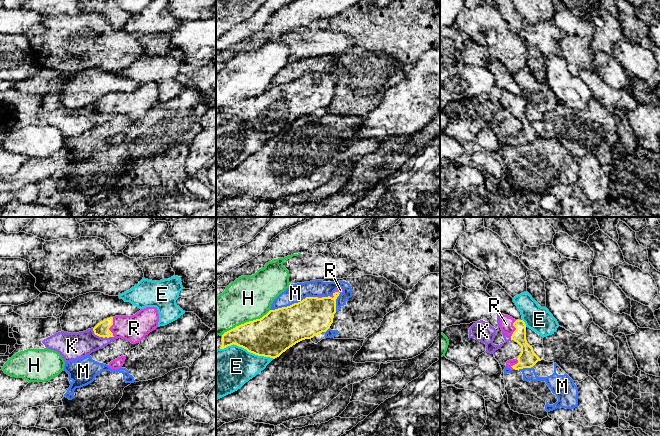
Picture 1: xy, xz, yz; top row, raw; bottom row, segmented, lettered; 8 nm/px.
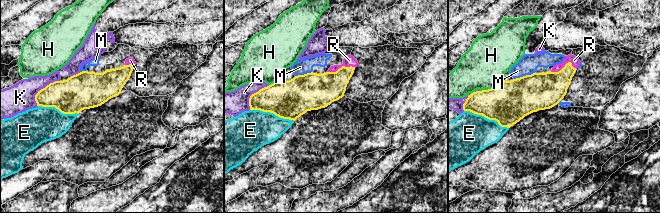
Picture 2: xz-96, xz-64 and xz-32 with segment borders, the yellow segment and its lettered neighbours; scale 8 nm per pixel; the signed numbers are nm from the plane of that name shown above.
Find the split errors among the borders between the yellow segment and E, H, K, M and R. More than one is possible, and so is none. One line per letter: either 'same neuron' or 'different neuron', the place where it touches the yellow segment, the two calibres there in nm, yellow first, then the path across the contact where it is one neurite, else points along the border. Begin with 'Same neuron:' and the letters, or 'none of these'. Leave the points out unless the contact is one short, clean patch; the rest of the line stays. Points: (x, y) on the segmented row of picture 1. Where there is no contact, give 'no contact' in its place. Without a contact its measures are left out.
Same neuron: R
E: different neuron | xz (247, 350) | 320/360 nm
H: different neuron | xz (249, 321) | 320/360 nm
K: different neuron | xy (101, 336) | 110/220 nm
M: different neuron | xz (288, 306) | 320/150 nm
R: same neuron | xy (110, 326) | 110/220 nm

